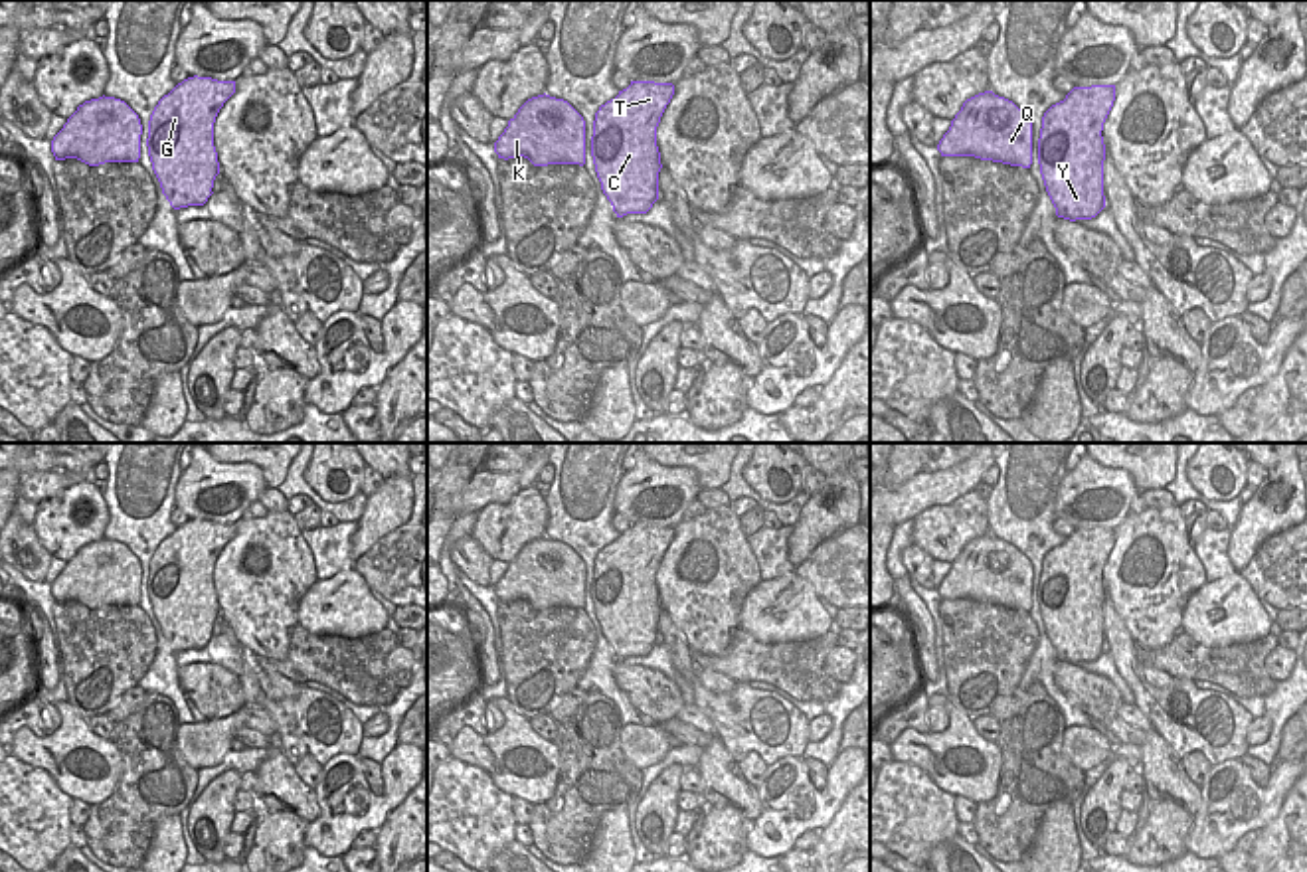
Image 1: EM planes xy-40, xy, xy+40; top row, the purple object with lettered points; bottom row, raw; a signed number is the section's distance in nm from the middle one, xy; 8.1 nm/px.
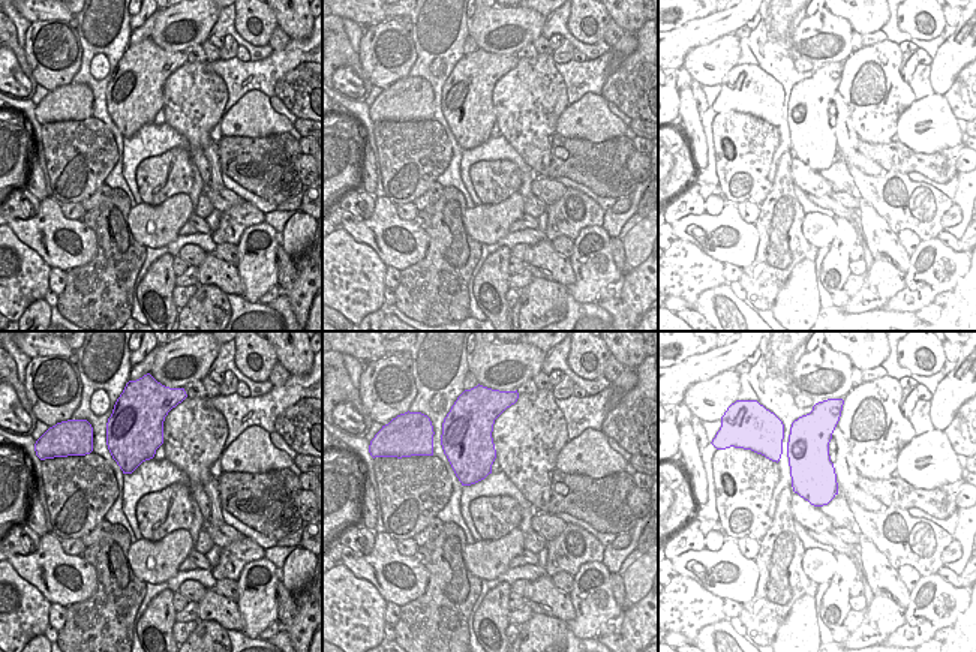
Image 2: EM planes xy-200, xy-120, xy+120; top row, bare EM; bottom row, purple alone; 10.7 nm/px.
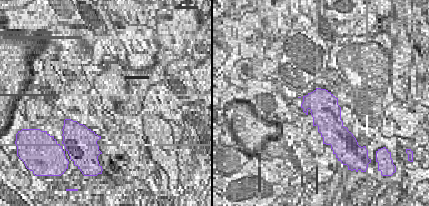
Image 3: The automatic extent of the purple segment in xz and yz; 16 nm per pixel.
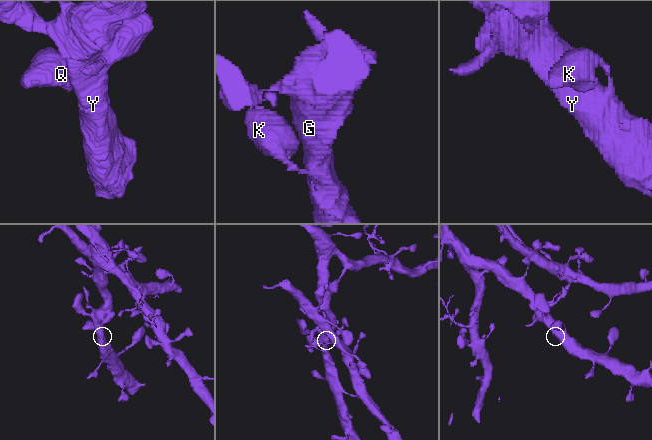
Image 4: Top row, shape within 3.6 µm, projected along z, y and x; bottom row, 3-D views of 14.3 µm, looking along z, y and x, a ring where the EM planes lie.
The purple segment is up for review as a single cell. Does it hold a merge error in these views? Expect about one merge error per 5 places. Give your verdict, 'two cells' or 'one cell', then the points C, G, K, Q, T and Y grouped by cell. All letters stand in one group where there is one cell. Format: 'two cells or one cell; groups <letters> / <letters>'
one cell; groups C G K Q T Y

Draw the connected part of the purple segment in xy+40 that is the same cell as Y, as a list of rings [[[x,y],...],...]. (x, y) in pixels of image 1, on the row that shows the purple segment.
[[[1115,85],[1074,87],[1042,117],[1038,164],[1056,216],[1091,219],[1105,208],[1103,123],[1115,101]]]

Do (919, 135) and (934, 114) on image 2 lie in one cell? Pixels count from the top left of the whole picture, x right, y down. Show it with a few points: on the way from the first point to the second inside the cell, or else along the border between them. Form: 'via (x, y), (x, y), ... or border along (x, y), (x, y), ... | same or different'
via (925, 132), (931, 128), (933, 120) | same

